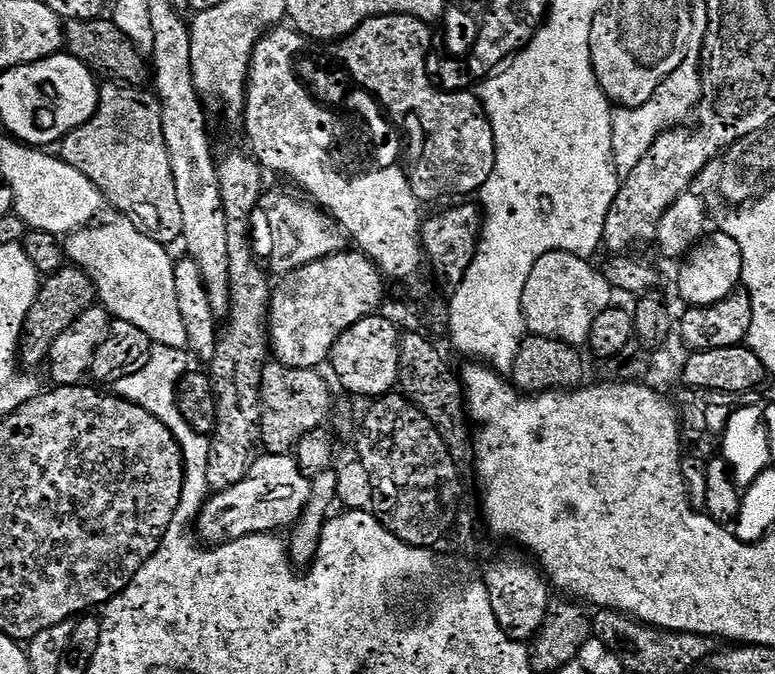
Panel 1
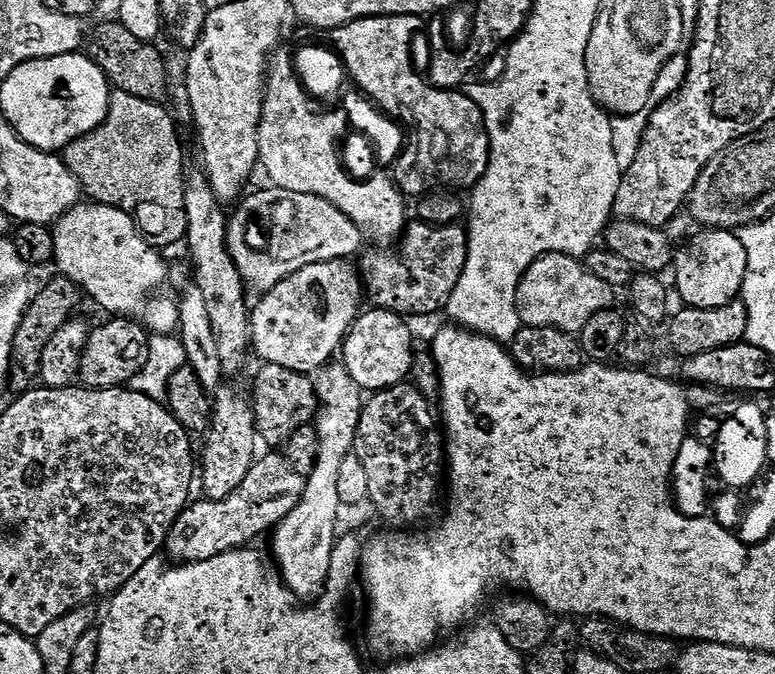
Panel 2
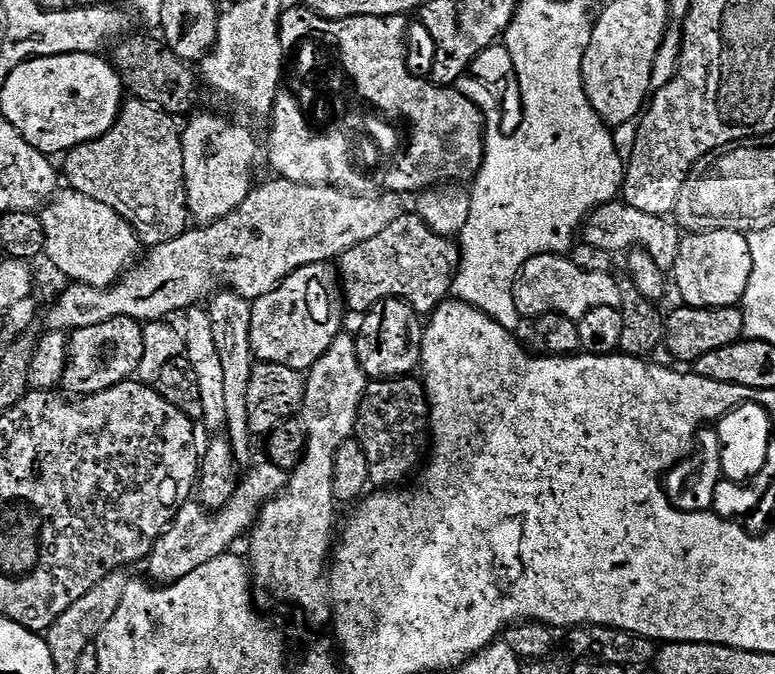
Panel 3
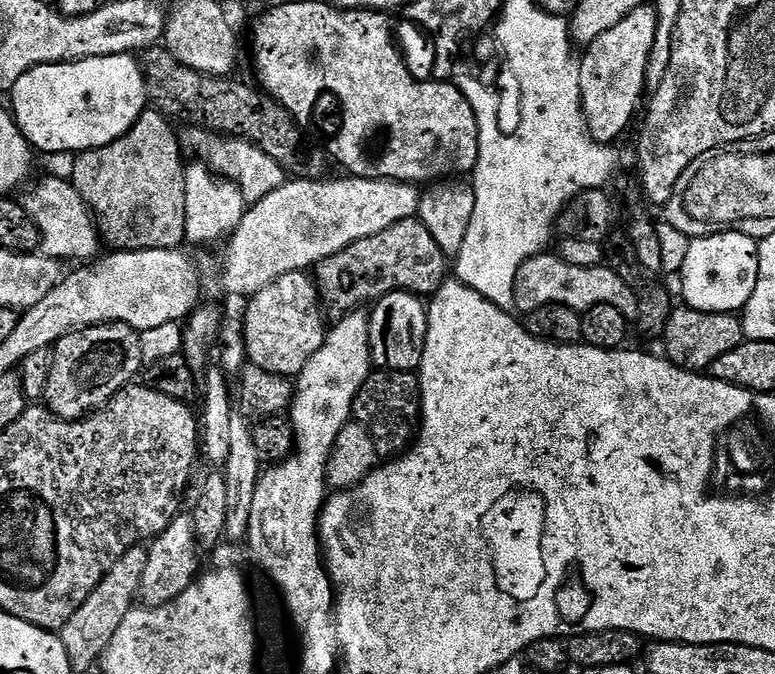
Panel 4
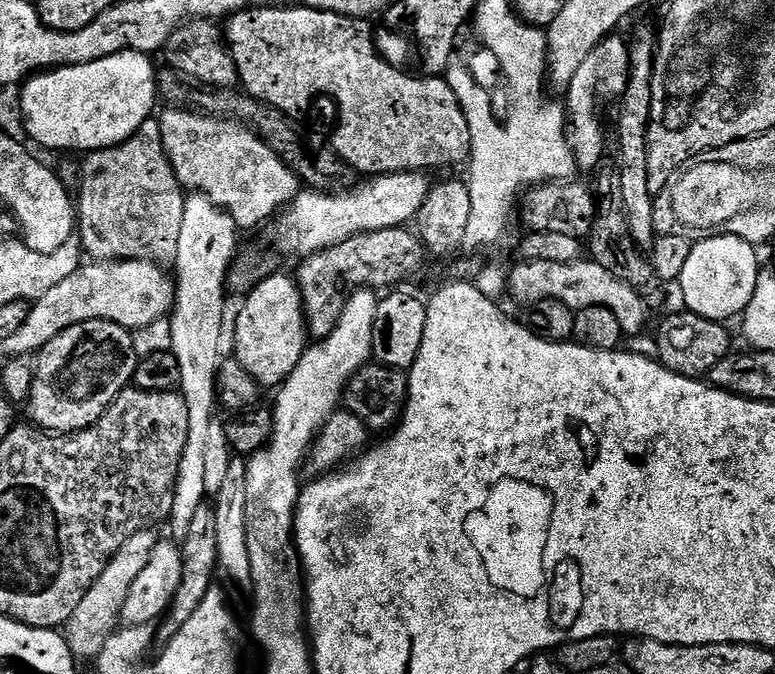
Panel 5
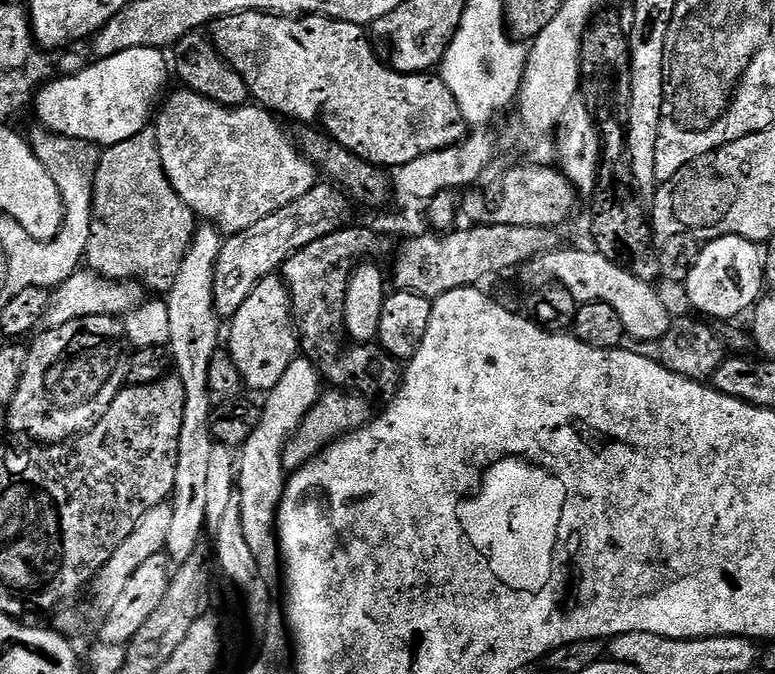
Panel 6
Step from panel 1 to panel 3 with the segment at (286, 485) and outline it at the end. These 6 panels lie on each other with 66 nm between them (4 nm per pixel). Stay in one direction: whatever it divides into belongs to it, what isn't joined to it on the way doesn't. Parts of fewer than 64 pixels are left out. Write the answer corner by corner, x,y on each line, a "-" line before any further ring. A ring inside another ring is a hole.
267,460
261,462
239,481
230,502
222,509
208,511
196,500
188,501
179,508
171,525
156,539
146,562
151,576
149,579
153,583
167,586
186,578
186,575
194,573
207,562
225,555
231,549
229,547
251,529
260,509
284,491
289,478
287,471

